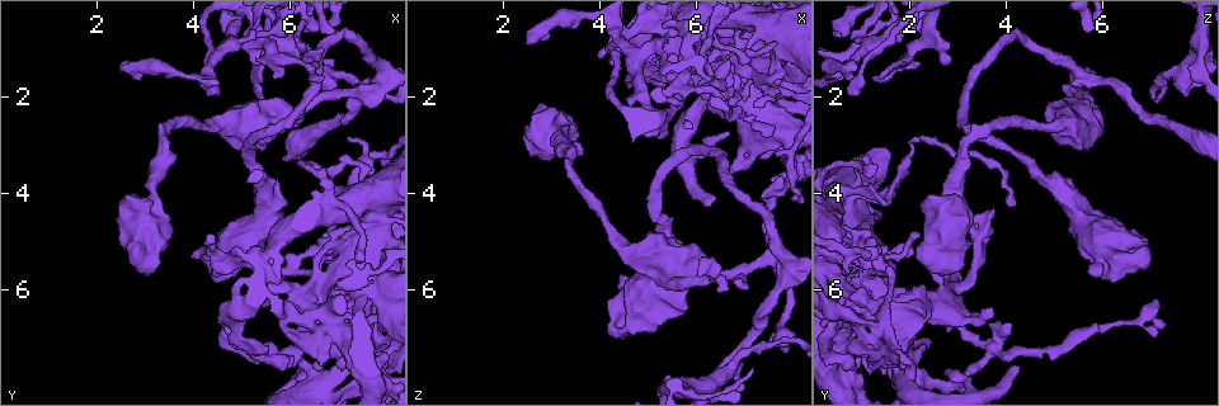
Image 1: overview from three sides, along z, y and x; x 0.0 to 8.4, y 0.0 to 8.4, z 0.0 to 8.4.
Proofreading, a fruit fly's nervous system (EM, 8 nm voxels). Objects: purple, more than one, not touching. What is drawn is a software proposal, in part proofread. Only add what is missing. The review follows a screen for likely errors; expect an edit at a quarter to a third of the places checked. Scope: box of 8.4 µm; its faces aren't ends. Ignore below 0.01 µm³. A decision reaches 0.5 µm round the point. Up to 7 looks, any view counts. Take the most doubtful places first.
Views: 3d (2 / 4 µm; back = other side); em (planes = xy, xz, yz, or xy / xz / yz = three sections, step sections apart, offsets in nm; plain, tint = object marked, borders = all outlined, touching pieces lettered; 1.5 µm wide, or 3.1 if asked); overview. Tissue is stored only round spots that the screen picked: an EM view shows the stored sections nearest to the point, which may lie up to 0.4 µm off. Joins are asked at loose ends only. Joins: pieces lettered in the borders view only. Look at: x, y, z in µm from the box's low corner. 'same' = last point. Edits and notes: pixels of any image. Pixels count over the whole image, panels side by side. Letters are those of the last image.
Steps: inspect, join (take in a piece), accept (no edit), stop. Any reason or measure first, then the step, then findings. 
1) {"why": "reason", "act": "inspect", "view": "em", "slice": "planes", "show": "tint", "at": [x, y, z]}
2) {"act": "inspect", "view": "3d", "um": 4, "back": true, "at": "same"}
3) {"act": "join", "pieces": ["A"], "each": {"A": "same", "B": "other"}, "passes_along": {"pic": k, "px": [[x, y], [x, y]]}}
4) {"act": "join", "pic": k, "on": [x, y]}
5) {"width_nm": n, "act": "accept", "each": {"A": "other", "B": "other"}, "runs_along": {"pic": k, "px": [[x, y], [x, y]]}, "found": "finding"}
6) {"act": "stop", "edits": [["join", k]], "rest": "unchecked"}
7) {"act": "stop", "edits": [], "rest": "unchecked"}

{"why": "an open end", "act": "inspect", "view": "em", "slice": "xy", "step": 8, "show": "plain", "at": [4.55, 5.00, 6.85]}

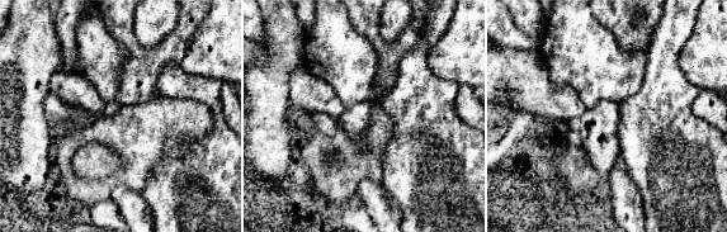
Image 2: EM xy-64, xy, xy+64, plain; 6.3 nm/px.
{"act": "inspect", "view": "em", "slice": "xy", "step": 8, "show": "borders", "at": "same"}

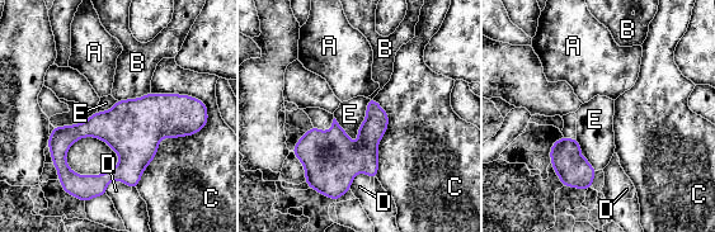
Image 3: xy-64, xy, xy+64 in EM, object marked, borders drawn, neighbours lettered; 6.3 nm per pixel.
{"act": "accept", "each": {"A": "other", "B": "other", "C": "other", "D": "other", "E": "other"}, "border": {"pic": 3, "px": [[368, 99], [356, 143]]}, "found": "none of them fits"}

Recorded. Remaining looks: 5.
{"why": "an open end", "act": "inspect", "view": "3d", "um": 4, "at": [4.35, 1.95, 0.75]}

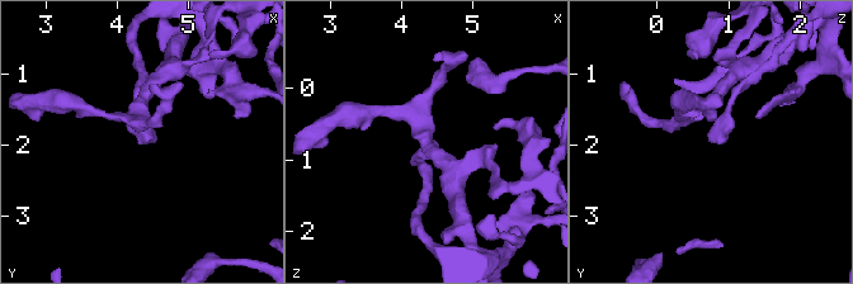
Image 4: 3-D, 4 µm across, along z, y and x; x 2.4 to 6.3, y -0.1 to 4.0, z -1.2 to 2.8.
{"why": "need the tissue", "act": "inspect", "view": "em", "slice": "planes", "show": "borders", "at": [4.40, 1.90, 0.75]}

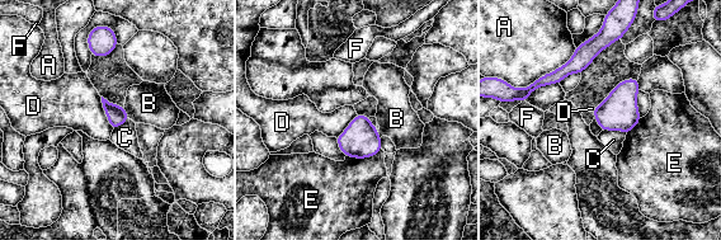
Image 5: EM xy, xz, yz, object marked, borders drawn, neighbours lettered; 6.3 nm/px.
{"longest_contact_nm": ["A", 460], "act": "accept", "each": {"A": "other", "B": "other", "C": "other", "D": "other", "E": "other", "F": "other"}, "border": {"pic": 5, "px": [[100, 97], [107, 121], [113, 128]]}, "found": "none of them fits"}

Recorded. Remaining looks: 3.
{"why": "branch stops here", "act": "inspect", "view": "em", "slice": "planes", "show": "borders", "at": [6.25, 7.60, 4.25]}

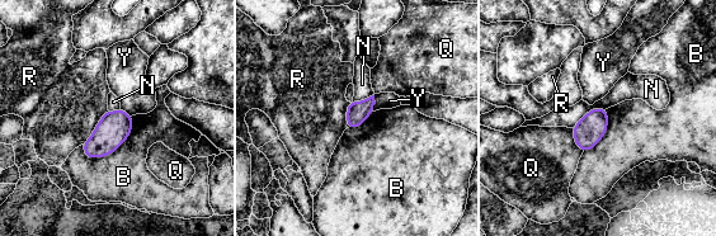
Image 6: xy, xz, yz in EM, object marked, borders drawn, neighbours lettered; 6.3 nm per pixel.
{"act": "accept", "each": {"B": "other", "N": "other", "Q": "other", "R": "other", "Y": "other"}, "border": {"pic": 6, "px": [[132, 116], [117, 149], [84, 155]]}, "found": "none of them fits"}

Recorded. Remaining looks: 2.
{"act": "stop", "edits": [], "rest": "unchecked"}

